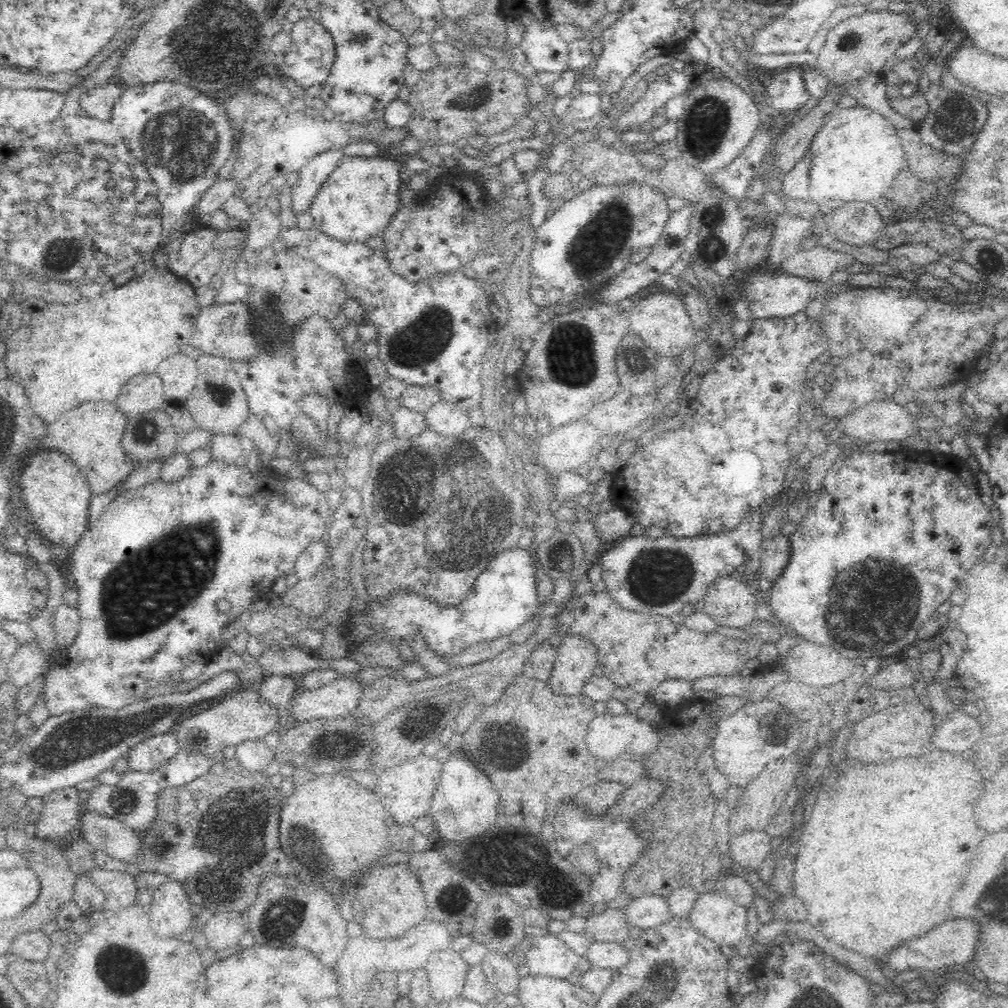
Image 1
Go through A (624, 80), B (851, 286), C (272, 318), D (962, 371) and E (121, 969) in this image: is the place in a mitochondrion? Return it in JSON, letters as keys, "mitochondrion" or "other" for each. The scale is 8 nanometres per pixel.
{"A":"other","B":"other","C":"mitochondrion","D":"other","E":"mitochondrion"}

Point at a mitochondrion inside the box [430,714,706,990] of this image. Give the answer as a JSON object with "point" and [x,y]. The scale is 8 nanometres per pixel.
{"point":[506,863]}

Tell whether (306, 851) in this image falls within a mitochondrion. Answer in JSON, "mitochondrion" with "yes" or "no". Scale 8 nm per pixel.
{"mitochondrion":"yes"}

